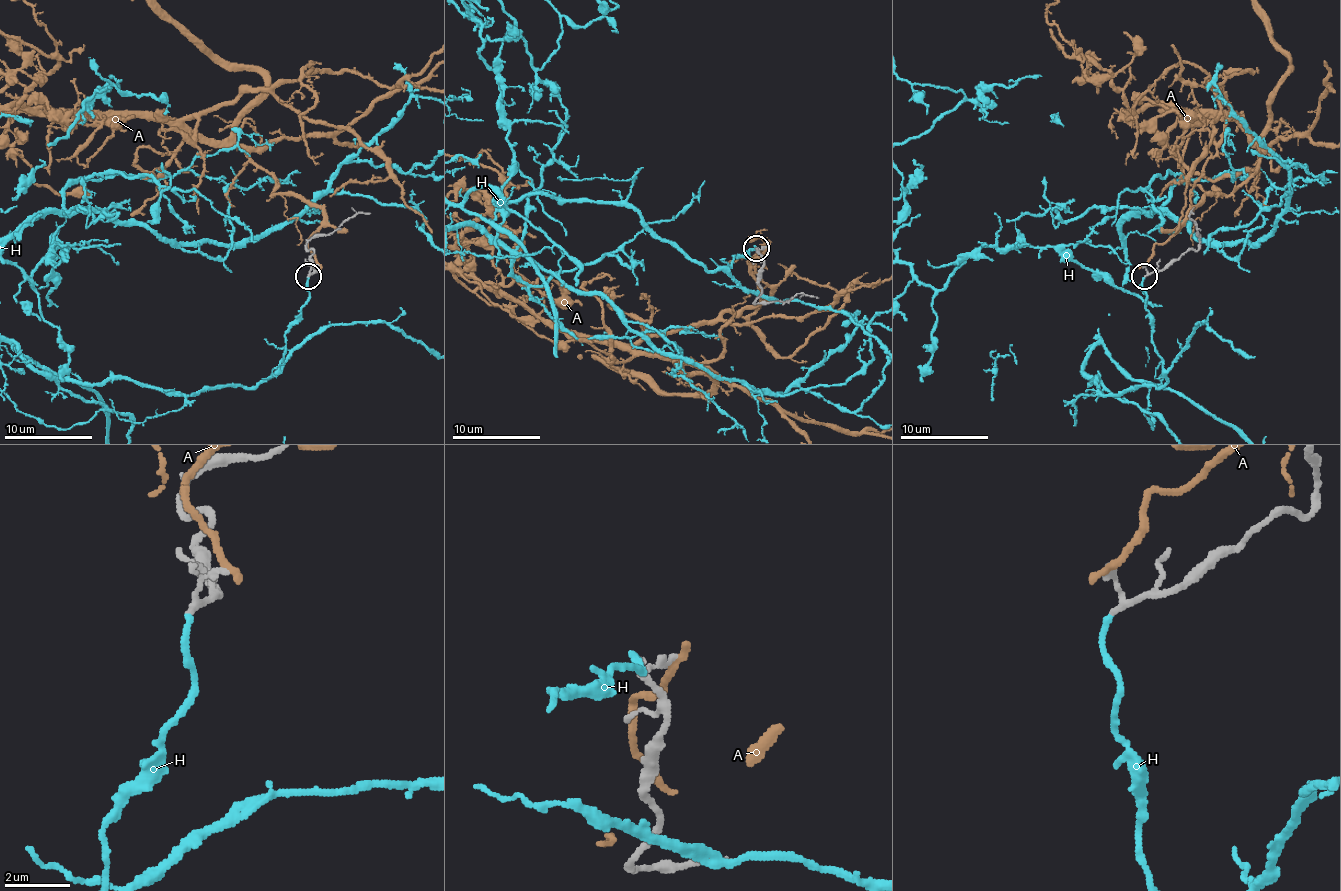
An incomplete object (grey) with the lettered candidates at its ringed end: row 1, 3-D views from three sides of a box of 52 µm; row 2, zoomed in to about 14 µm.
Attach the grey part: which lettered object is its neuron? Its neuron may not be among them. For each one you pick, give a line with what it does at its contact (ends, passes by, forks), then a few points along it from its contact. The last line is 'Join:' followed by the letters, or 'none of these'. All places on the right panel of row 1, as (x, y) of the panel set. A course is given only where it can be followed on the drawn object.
H: it ends there
Join: H

